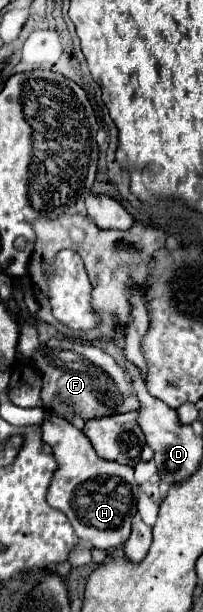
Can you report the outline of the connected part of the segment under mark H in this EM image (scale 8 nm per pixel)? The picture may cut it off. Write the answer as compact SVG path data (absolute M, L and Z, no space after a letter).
M58 416L44 418L42 440L52 446L52 454L58 462L46 494L48 504L64 512L74 528L74 534L80 540L88 540L94 548L108 550L124 544L130 536L130 522L136 514L138 500L134 470L130 466L98 458L86 434L72 426L72 422Z

